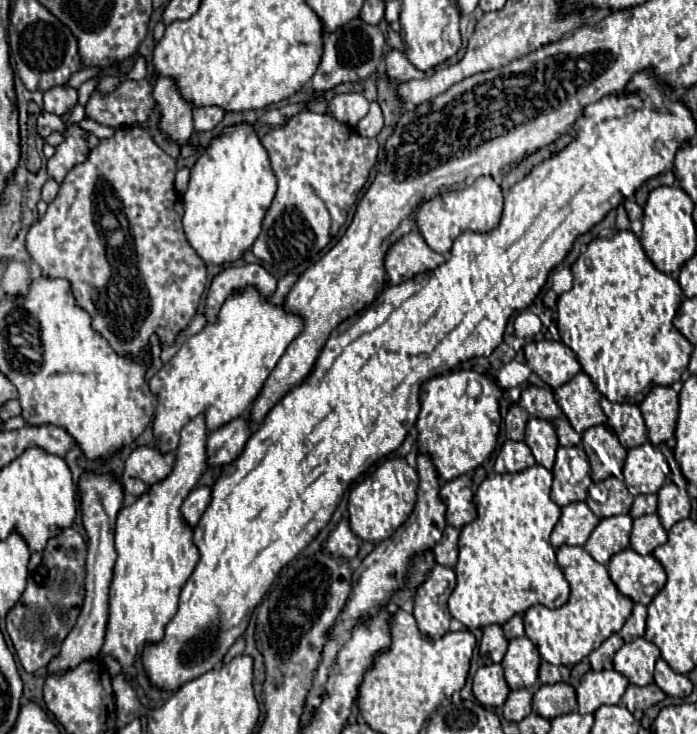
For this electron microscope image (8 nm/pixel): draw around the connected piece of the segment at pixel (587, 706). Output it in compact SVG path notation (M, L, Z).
M588 671L582 675L578 693L580 713L594 713L602 705L620 703L624 691L628 687L628 679L618 671Z

